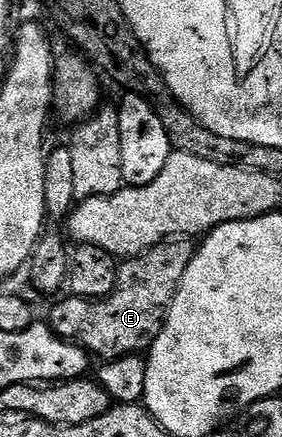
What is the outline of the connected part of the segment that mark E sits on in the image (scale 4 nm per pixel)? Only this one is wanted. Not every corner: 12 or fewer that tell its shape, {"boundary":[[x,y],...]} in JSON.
{"boundary":[[167,239],[117,266],[97,300],[50,309],[102,361],[149,350],[195,248]]}

